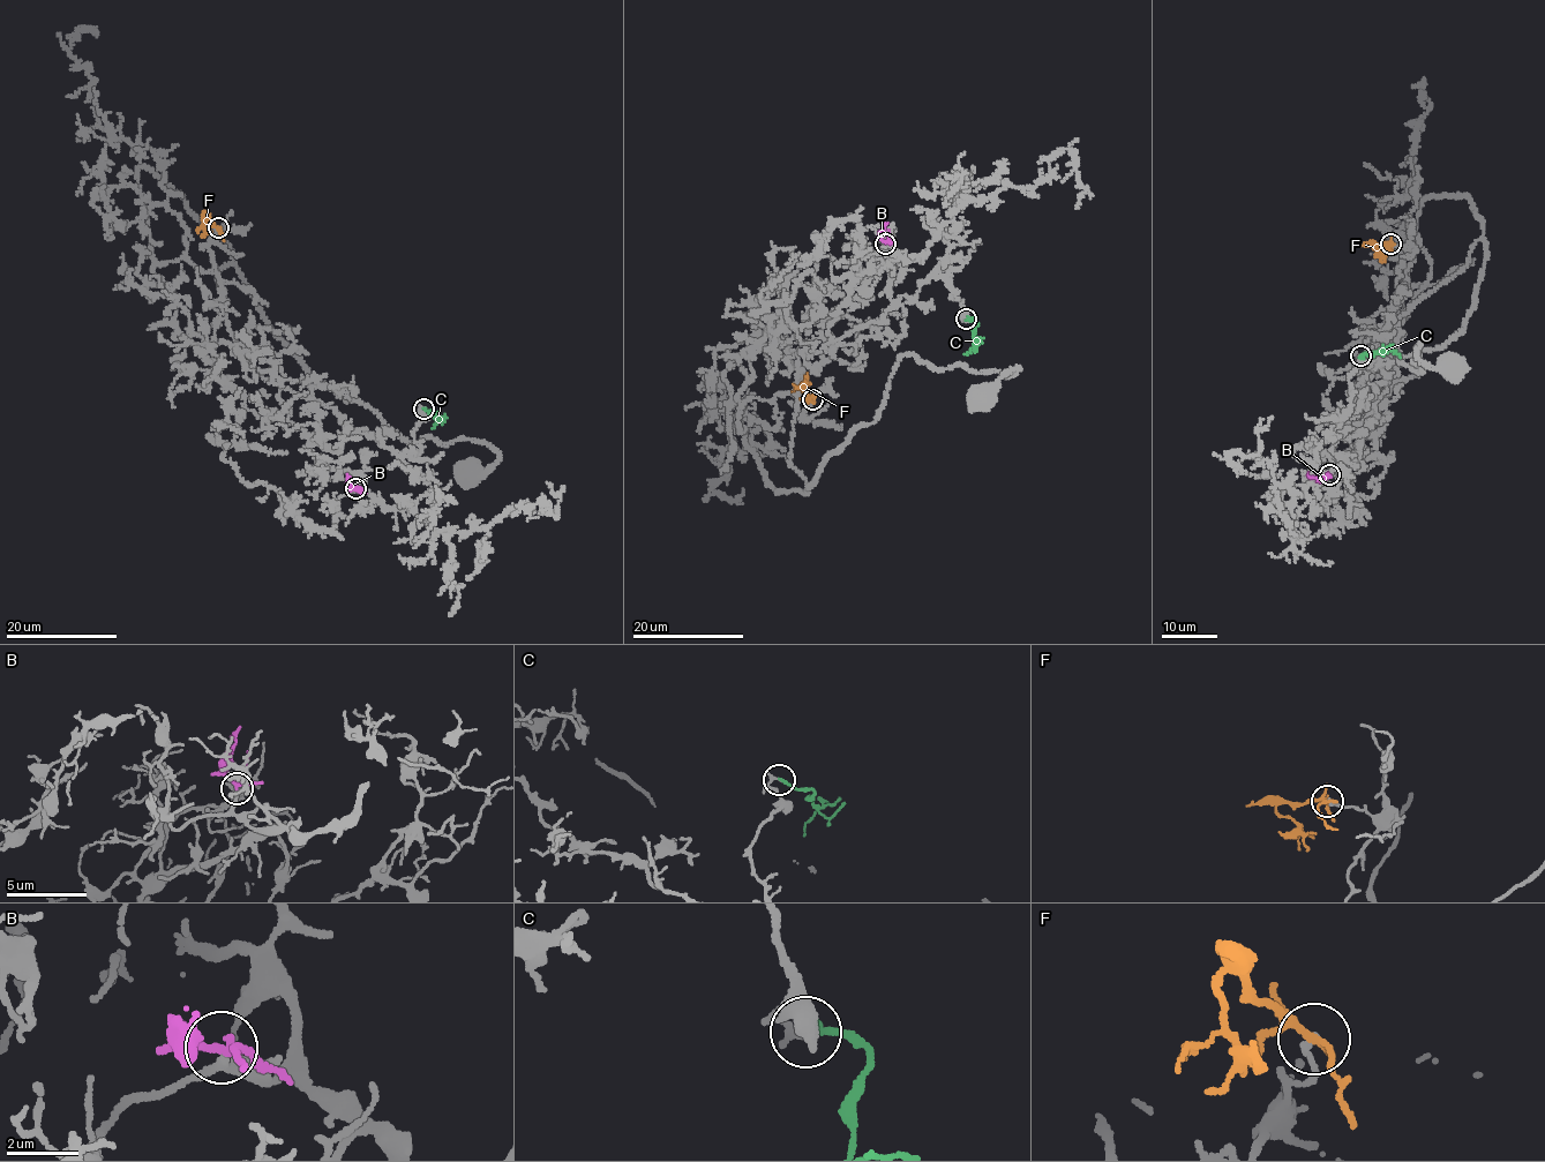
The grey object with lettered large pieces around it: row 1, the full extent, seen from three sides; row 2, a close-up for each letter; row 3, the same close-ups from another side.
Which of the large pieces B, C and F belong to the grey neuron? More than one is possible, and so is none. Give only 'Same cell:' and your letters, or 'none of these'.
Same cell: B

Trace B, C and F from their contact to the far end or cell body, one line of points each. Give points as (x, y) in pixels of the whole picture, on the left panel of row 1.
B: (355, 488), (352, 488), (346, 473)
C: (424, 407), (436, 414), (432, 428)
F: (218, 227), (209, 220), (201, 235)

